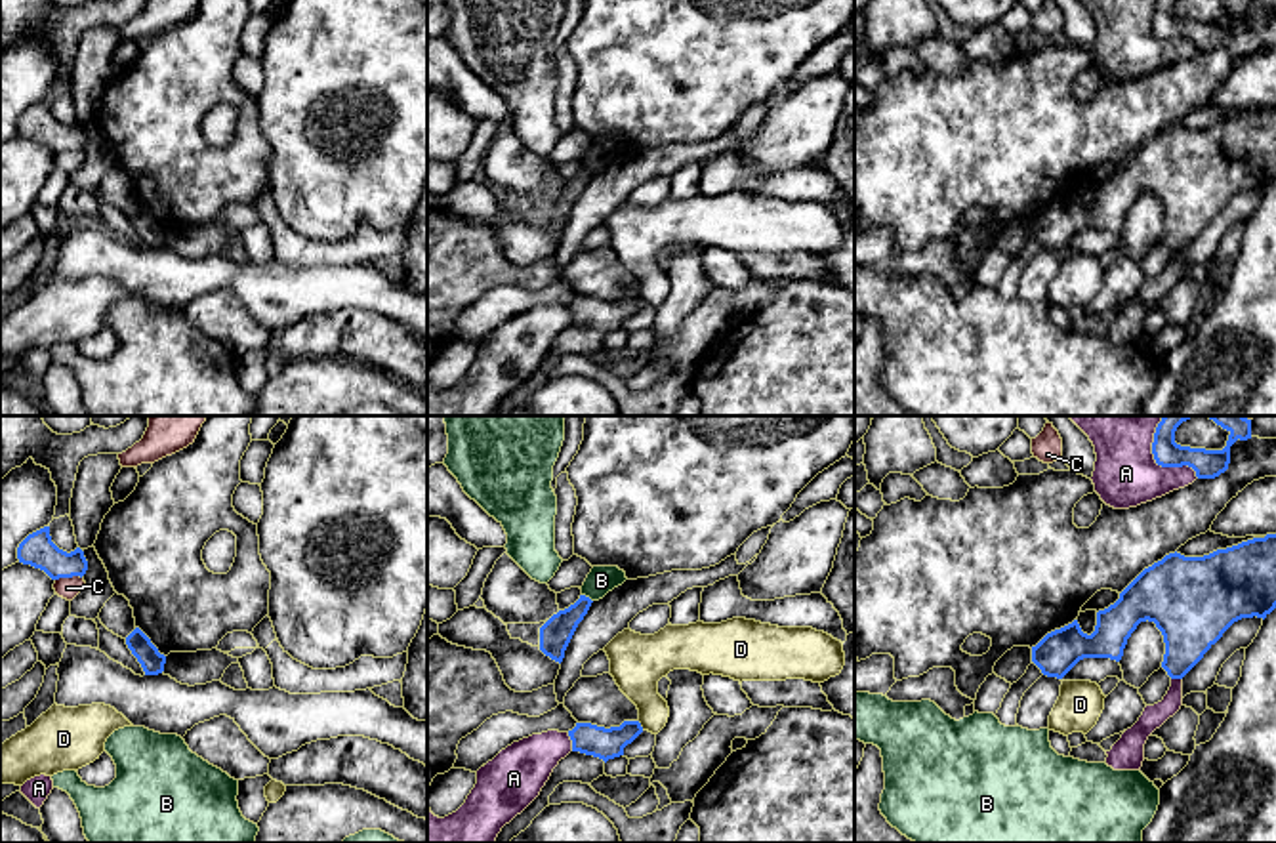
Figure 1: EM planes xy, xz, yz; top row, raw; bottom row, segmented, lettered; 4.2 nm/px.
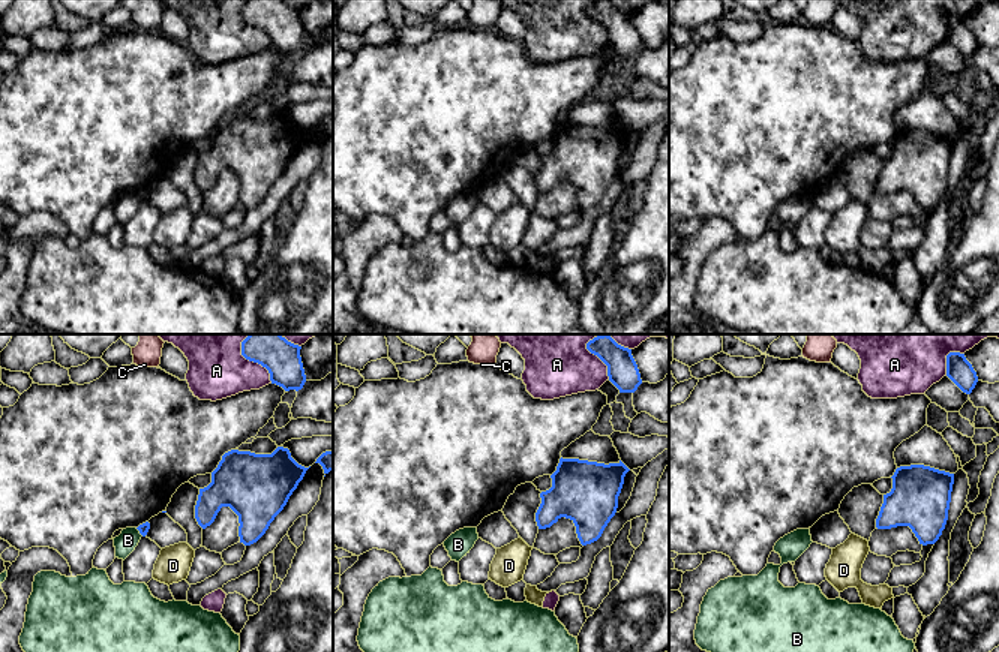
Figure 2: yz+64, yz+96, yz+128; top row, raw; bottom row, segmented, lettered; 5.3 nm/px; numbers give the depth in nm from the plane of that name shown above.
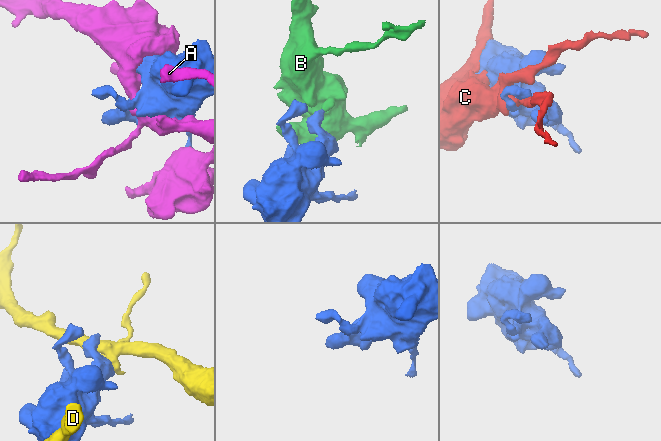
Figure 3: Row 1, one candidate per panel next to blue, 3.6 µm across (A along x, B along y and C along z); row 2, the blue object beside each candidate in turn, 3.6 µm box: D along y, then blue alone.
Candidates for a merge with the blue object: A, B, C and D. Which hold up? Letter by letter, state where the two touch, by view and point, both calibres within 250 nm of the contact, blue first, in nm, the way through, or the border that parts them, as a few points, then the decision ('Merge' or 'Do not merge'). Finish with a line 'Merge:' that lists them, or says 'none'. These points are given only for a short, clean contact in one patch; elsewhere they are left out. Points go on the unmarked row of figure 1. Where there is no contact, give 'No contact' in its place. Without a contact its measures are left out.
A: Touches blue at yz (1162, 39). Thickness 130 nm (blue) against 280 nm. Do not merge
B: Touches blue at xz (588, 170). Thickness 140 nm (blue) against 120 nm. Boundary: xz (582, 166), (592, 174). Do not merge
C: Touches blue at xy (67, 149). Thickness 140 nm (blue) against 90 nm. Do not merge
D: Touches blue at xz (639, 298). Thickness 130 nm (blue) against 220 nm. Do not merge
Merge: none

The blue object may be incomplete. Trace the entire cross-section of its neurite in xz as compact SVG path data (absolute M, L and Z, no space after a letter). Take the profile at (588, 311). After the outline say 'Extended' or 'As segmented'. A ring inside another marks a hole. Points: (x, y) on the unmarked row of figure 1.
M624 294L620 299L610 301L576 296L576 299L568 303L568 309L572 313L572 324L593 328L607 336L608 332L624 328L624 320L641 305L643 299L639 294Z. As segmented

